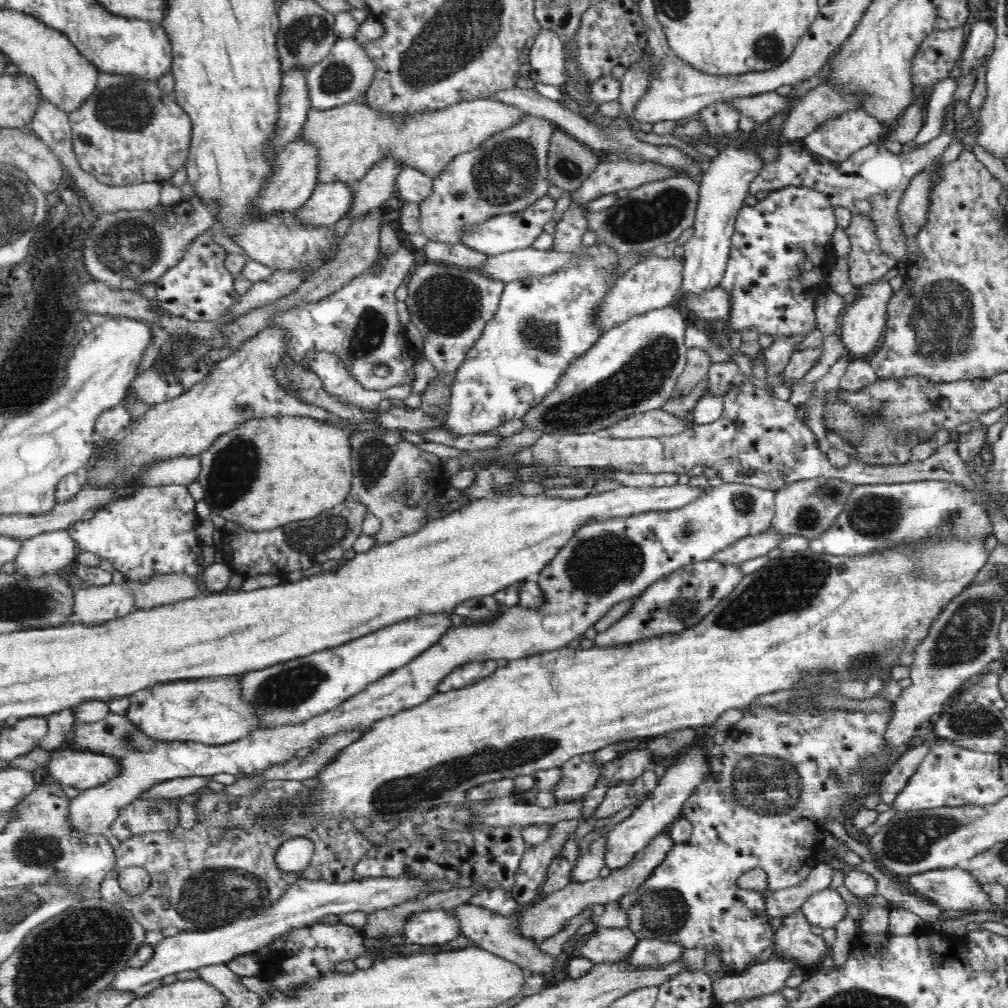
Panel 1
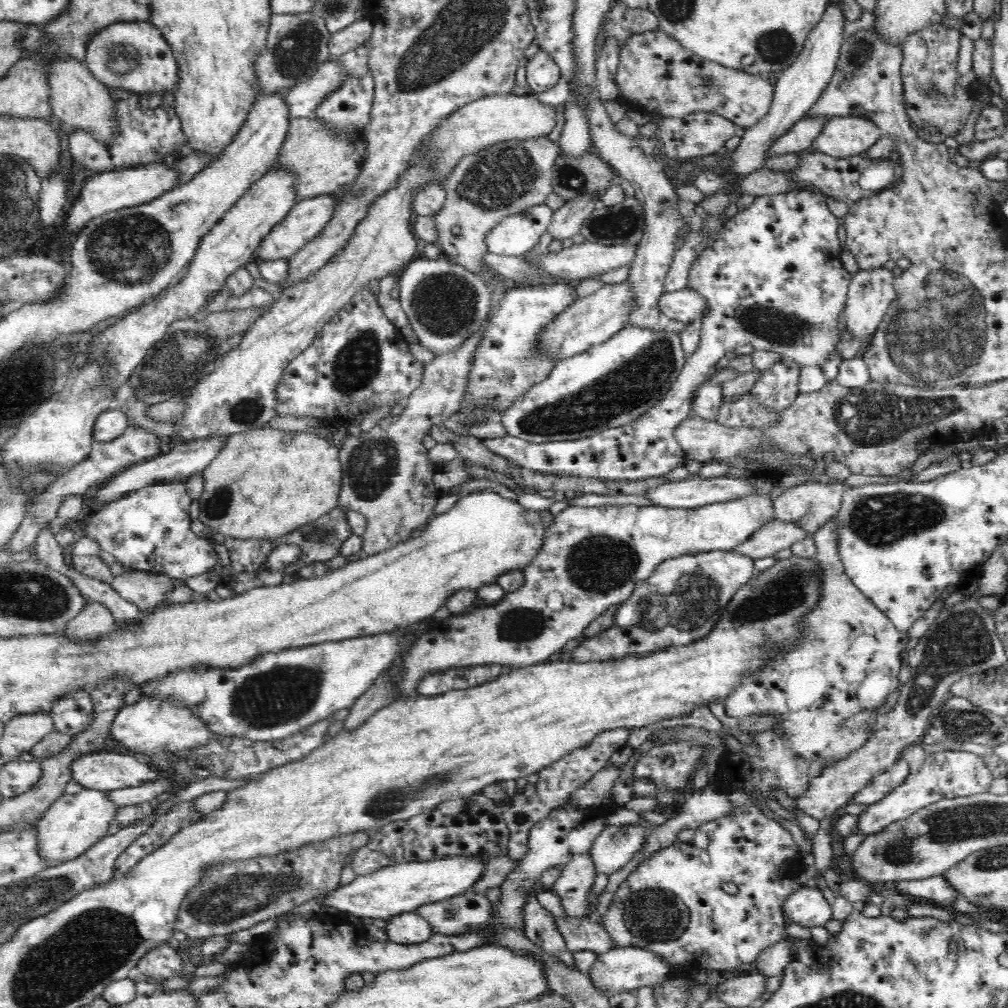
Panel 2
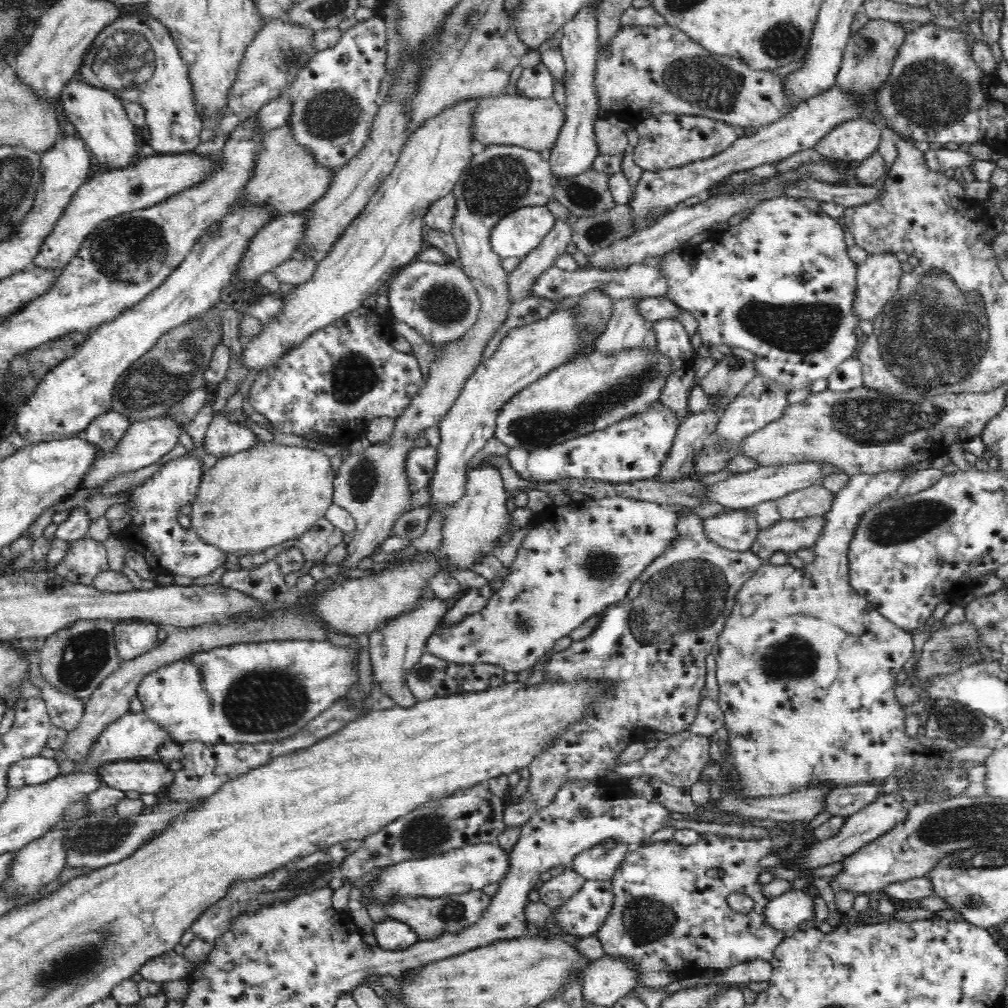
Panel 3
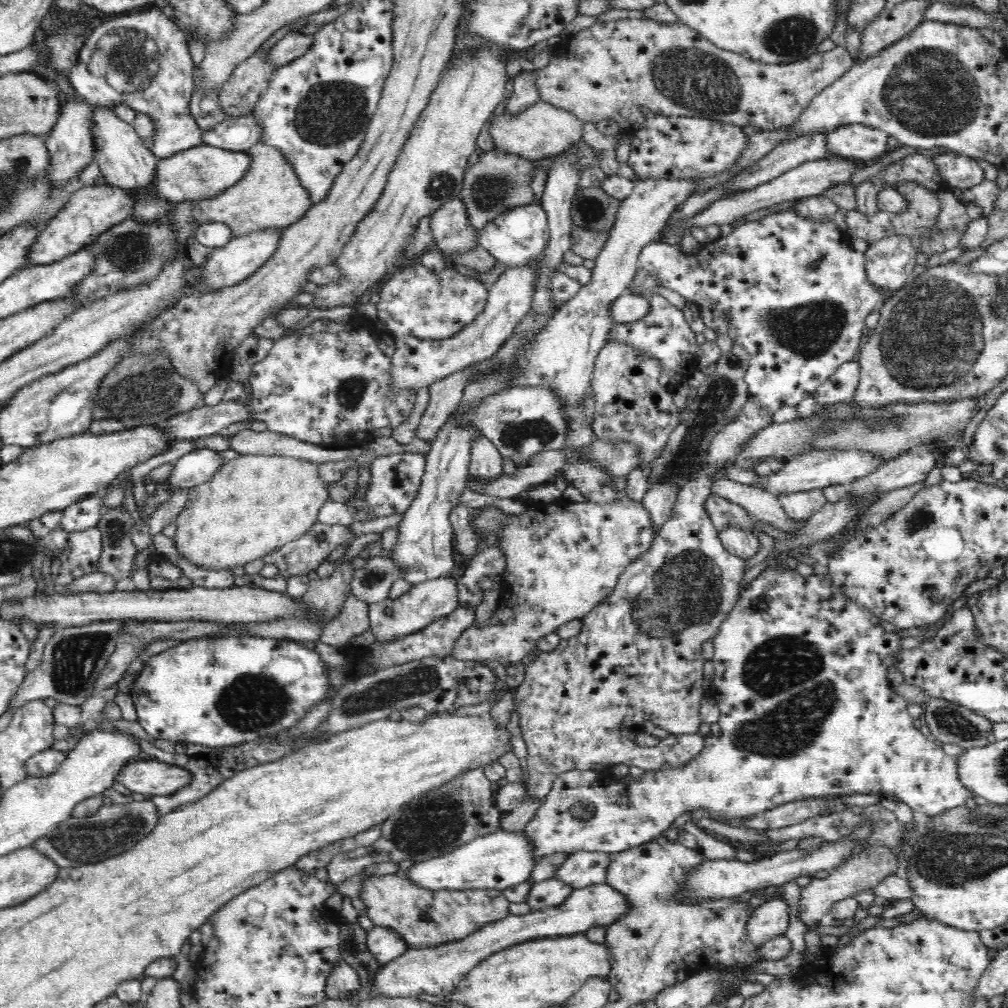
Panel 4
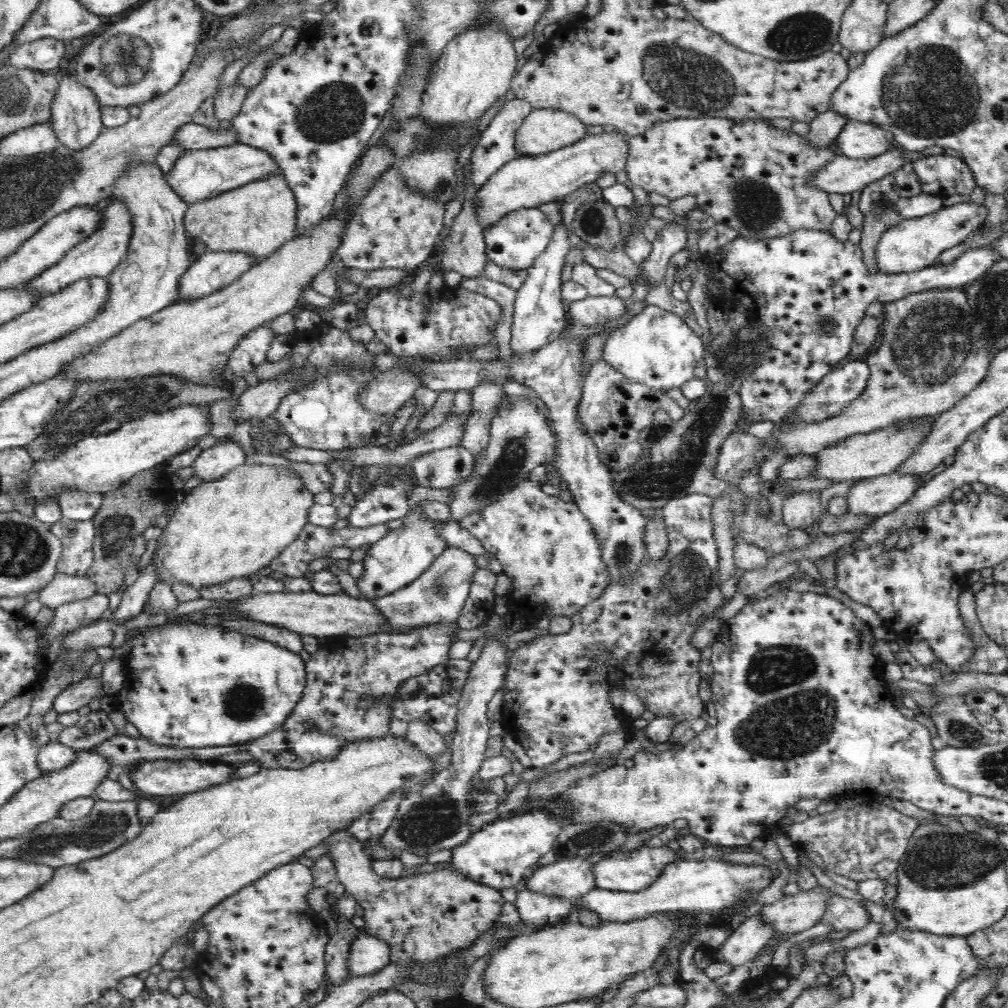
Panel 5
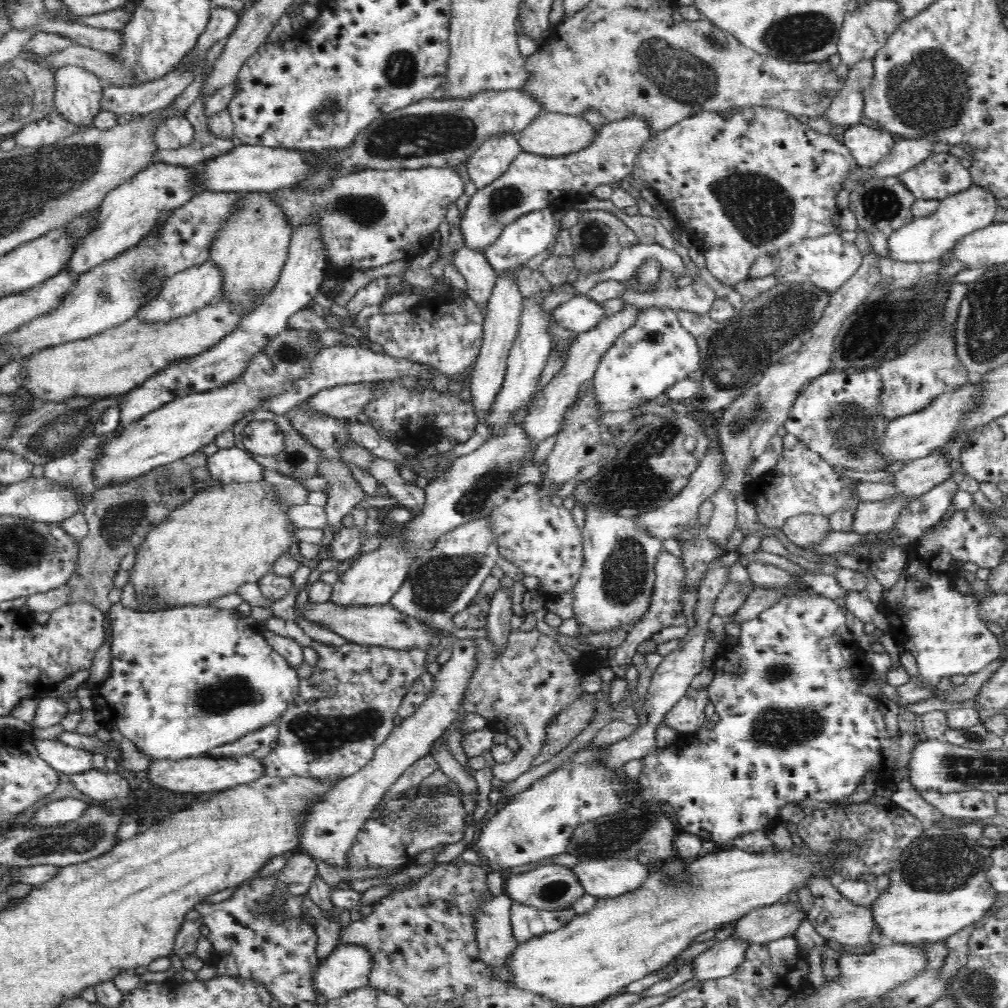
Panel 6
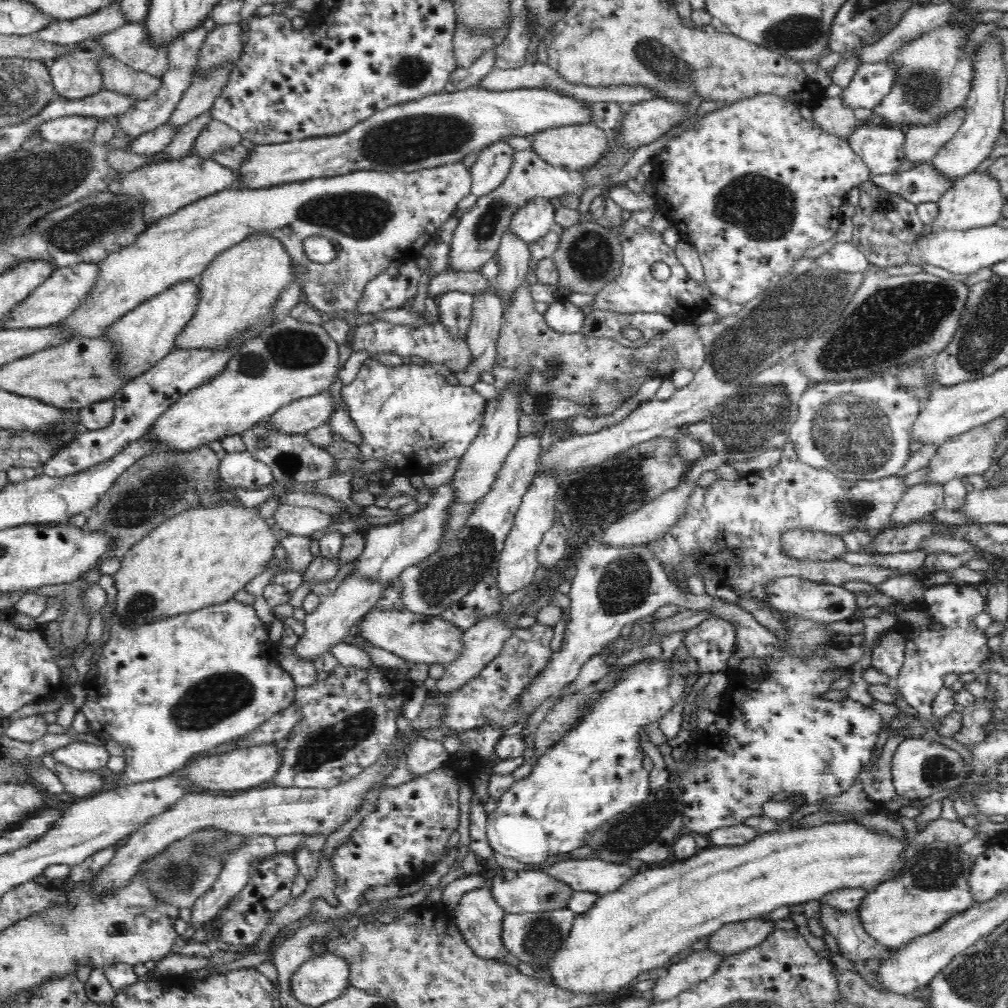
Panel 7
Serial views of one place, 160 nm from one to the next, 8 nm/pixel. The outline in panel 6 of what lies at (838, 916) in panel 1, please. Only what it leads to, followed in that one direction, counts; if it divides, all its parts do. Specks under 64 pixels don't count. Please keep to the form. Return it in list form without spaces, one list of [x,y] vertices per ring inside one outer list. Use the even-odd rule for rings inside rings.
[[[732,937],[714,943],[692,959],[693,978],[707,981],[730,976],[736,970],[736,966],[742,964],[748,946],[746,941],[732,939]]]

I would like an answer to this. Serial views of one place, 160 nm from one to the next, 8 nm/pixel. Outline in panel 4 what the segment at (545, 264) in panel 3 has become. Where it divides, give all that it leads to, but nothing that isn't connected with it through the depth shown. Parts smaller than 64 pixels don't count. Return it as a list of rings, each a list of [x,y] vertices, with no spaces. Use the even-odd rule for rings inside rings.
[[[538,258],[524,266],[505,270],[489,289],[485,309],[474,322],[453,337],[444,340],[420,340],[411,336],[396,337],[388,387],[392,391],[416,389],[417,392],[472,364],[496,356],[498,348],[507,342],[516,324],[530,311],[534,282],[536,282],[536,262]]]

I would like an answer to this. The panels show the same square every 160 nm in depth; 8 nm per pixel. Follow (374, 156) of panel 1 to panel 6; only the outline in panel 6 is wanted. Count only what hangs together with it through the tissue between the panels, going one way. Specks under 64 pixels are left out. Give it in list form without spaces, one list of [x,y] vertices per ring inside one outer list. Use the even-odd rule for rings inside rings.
[[[546,113],[538,116],[517,137],[523,152],[530,152],[544,158],[560,158],[560,156],[564,158],[564,156],[572,156],[572,154],[582,152],[584,148],[588,148],[596,140],[598,132],[592,124],[588,124],[580,115]],[[253,192],[240,195],[240,212],[236,216],[232,216],[230,222],[216,233],[210,245],[210,260],[218,265],[222,271],[222,290],[220,290],[216,301],[228,301],[228,303],[240,307],[242,313],[248,314],[262,302],[266,295],[270,294],[278,282],[289,255],[289,246],[293,234],[291,225],[287,222],[283,211],[278,207],[278,203],[272,199],[274,193]]]

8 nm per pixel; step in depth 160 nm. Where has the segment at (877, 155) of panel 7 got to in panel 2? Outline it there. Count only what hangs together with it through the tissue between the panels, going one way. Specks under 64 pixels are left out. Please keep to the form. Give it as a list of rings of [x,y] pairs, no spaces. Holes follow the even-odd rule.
[[[833,117],[824,126],[811,151],[838,159],[864,155],[882,138],[883,131],[860,117]]]

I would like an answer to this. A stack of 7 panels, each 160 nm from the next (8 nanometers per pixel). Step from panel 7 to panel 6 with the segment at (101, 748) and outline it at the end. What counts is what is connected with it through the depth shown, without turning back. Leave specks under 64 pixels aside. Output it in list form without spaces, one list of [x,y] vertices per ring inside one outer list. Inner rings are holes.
[[[34,738],[34,746],[40,756],[59,773],[74,774],[89,771],[92,766],[92,753],[62,742]]]

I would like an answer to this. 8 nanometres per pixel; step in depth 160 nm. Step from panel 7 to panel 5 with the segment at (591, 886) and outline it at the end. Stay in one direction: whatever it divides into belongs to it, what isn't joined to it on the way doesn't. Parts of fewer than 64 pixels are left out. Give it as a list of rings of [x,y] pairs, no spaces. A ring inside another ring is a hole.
[[[642,848],[640,852],[636,849],[620,850],[613,852],[610,856],[602,858],[600,861],[592,864],[592,873],[594,873],[594,888],[612,890],[618,892],[638,892],[648,888],[656,878],[658,878],[662,868],[668,864],[670,859],[678,859],[676,854],[671,854],[668,849]]]

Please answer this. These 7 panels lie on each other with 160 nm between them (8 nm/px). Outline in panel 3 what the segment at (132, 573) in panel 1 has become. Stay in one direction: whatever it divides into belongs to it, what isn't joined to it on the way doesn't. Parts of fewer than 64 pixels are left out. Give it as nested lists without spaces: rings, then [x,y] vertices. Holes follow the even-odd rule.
[[[184,454],[166,462],[156,474],[148,477],[140,488],[131,490],[131,524],[117,533],[117,537],[129,548],[144,555],[150,569],[156,574],[166,573],[197,579],[211,575],[221,565],[227,563],[227,555],[222,550],[204,543],[194,531],[182,528],[178,523],[178,507],[196,498],[203,477],[200,457]]]

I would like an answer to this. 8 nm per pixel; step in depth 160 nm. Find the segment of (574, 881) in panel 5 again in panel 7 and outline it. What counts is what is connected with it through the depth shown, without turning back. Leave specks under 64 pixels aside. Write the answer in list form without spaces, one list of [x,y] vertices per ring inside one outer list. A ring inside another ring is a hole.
[[[501,868],[492,877],[490,892],[504,914],[522,914],[566,908],[574,891],[570,886],[546,875],[542,869],[534,871]]]

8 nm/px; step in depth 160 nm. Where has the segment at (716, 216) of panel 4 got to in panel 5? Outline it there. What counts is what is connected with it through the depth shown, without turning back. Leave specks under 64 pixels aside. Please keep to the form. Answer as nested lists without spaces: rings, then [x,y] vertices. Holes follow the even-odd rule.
[[[893,145],[889,152],[870,159],[854,160],[840,155],[834,162],[824,165],[811,178],[811,184],[828,193],[838,192],[849,197],[851,193],[862,191],[871,182],[908,164],[903,152],[904,148]]]

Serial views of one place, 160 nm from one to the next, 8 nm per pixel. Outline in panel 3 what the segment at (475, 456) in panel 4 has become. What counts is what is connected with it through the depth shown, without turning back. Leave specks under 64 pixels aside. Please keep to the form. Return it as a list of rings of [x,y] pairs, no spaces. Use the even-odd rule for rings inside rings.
[[[489,457],[470,470],[464,496],[447,516],[441,533],[443,542],[440,549],[442,556],[448,556],[454,566],[468,569],[479,557],[484,557],[488,550],[498,546],[498,536],[506,532],[510,524],[506,500],[510,497],[505,491],[503,477],[497,466],[489,462]]]

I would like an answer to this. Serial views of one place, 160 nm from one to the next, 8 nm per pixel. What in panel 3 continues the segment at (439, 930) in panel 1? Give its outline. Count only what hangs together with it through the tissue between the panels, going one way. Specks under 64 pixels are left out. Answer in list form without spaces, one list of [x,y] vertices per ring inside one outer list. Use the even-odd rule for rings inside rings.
[[[394,919],[375,923],[372,933],[378,947],[386,951],[403,951],[418,942],[414,929]]]

